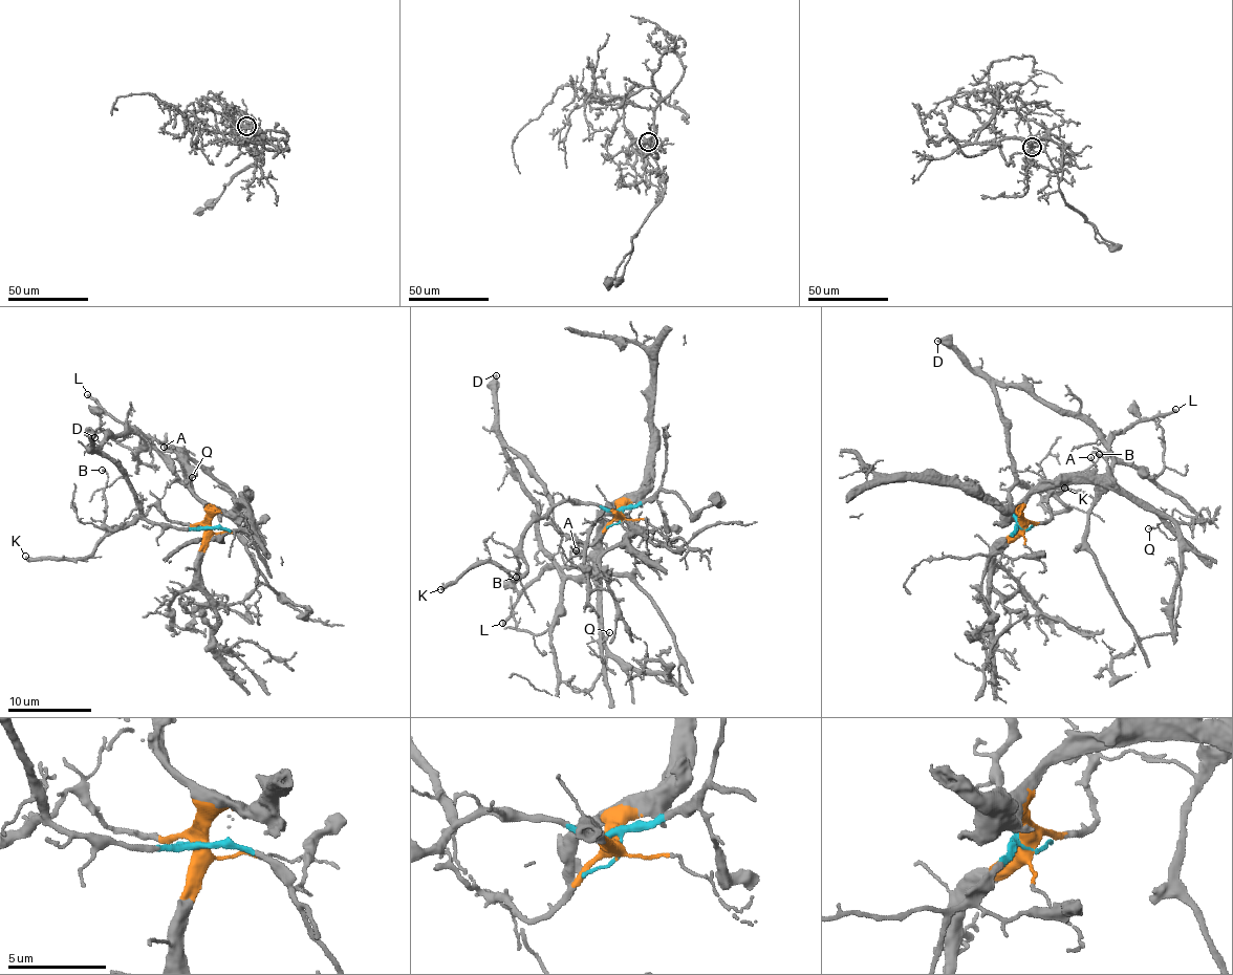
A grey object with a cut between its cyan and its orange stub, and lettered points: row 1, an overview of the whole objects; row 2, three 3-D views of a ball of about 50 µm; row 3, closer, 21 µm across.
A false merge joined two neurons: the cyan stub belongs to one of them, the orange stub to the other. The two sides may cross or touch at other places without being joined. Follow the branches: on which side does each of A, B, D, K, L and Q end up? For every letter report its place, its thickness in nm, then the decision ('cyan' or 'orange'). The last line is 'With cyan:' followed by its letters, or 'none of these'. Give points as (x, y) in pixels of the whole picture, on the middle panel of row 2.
A: at (576, 550); 140 nm thick; orange
B: at (516, 577); 150 nm thick; cyan
D: at (496, 375); 460 nm thick; cyan
K: at (440, 589); 340 nm thick; cyan
L: at (502, 623); 280 nm thick; orange
Q: at (609, 632); 90 nm thick; orange
With cyan: B, D, K

